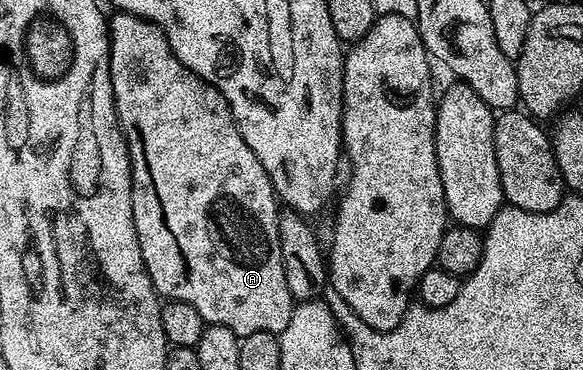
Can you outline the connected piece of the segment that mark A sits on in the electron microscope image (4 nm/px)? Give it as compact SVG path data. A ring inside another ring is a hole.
M113 18L109 24L109 72L113 86L113 100L117 110L117 121L125 134L125 143L129 147L129 168L133 170L133 216L135 217L135 233L139 237L139 249L143 253L143 265L147 265L147 273L151 277L153 287L162 300L187 301L205 319L206 324L214 323L231 329L239 337L251 333L271 333L278 336L285 330L291 320L295 300L287 289L287 277L283 273L283 253L279 253L279 200L273 191L271 181L267 177L267 169L259 165L259 157L251 153L247 141L239 133L237 123L229 103L219 93L219 89L203 81L191 69L187 69L175 57L167 37L161 27L151 31L153 37L147 41L131 43L131 35L135 31L117 31L117 22Z

